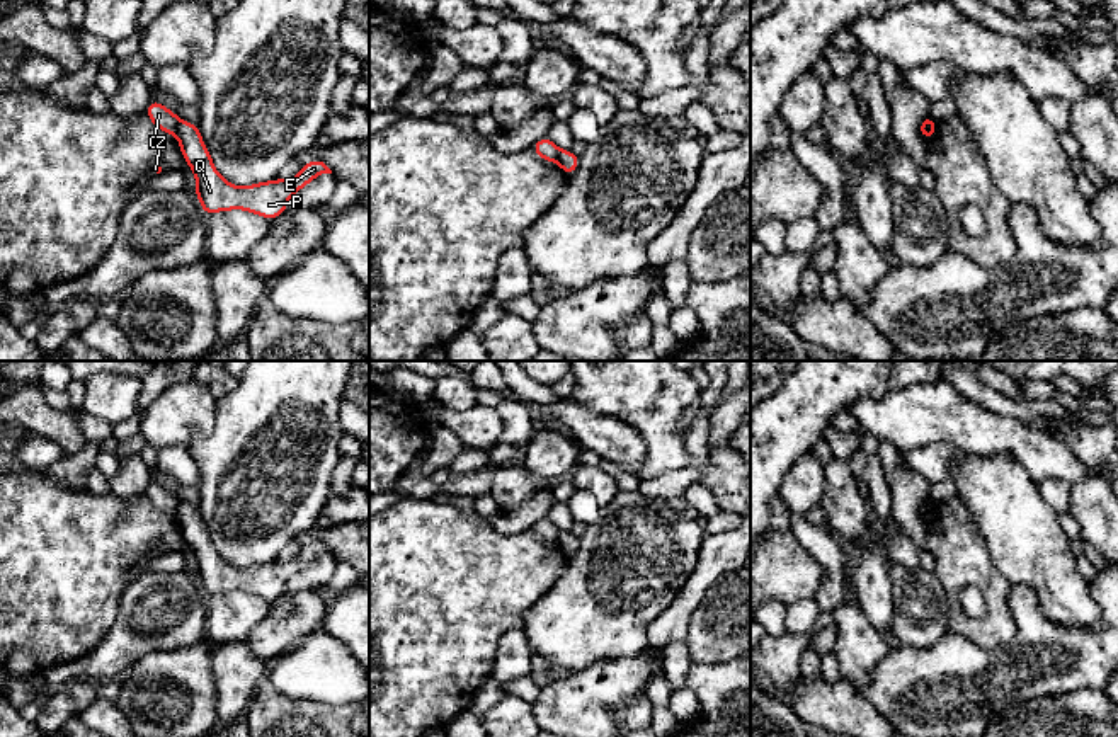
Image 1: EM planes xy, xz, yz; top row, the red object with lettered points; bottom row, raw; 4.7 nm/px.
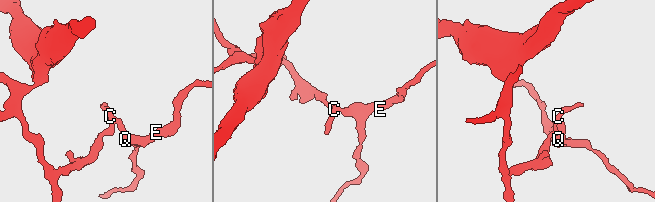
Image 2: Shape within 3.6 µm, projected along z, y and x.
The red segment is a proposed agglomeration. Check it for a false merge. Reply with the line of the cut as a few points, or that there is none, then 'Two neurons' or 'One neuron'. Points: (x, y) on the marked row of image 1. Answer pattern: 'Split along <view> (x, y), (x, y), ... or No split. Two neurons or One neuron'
Split along xy (181, 121), (174, 133). Two neurons

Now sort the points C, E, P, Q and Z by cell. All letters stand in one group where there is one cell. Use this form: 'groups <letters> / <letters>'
groups C Z / E P Q

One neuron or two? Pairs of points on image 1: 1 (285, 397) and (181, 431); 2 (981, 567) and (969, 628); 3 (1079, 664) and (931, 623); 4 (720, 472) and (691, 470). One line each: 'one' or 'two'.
1: two
2: one
3: two
4: two

